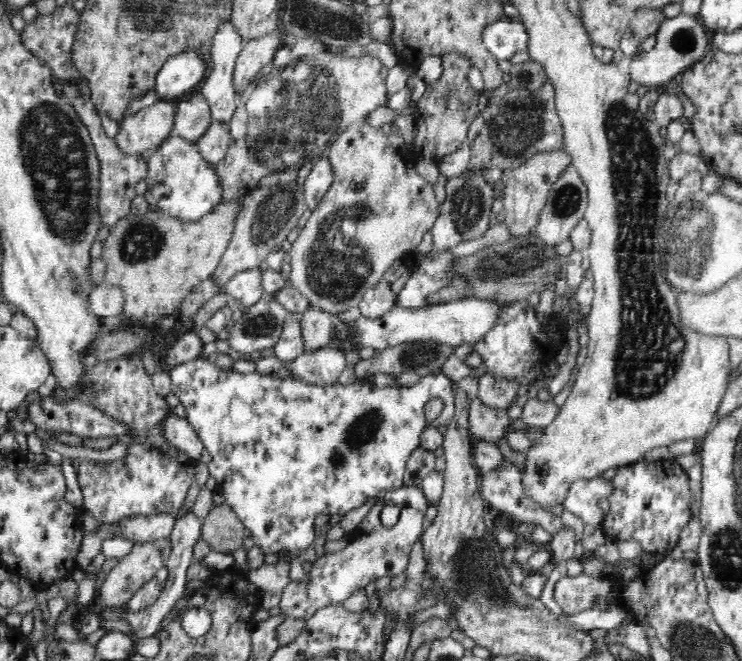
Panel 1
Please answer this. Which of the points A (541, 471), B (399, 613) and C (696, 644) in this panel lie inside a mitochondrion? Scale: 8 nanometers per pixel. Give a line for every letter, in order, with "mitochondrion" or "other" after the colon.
A: other
B: other
C: mitochondrion

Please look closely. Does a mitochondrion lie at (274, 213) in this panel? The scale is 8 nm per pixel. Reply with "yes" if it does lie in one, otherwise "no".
yes

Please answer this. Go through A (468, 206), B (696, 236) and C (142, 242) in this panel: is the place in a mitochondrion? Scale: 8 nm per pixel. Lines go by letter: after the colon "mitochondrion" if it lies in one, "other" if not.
A: mitochondrion
B: mitochondrion
C: mitochondrion

